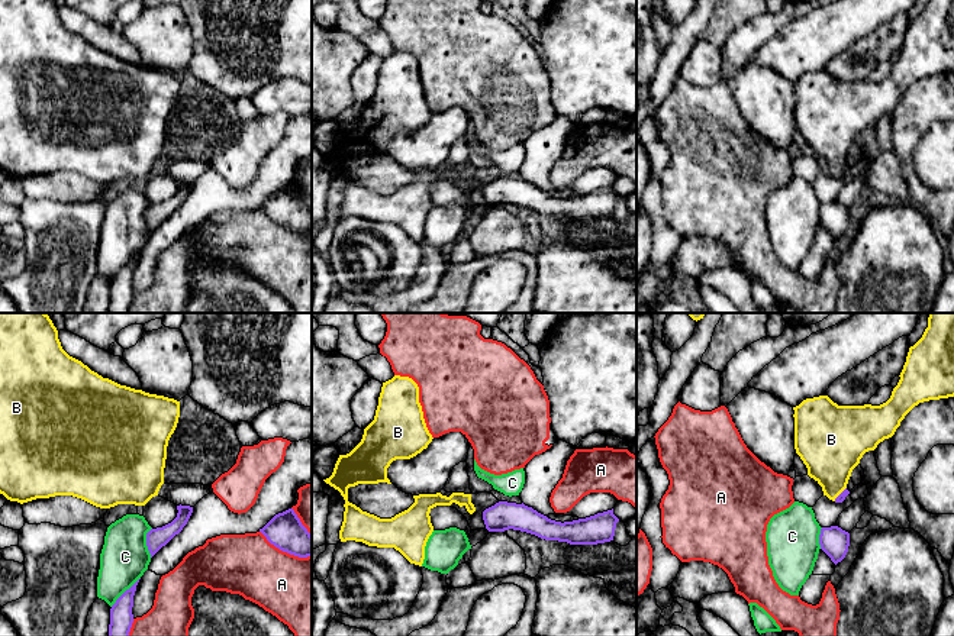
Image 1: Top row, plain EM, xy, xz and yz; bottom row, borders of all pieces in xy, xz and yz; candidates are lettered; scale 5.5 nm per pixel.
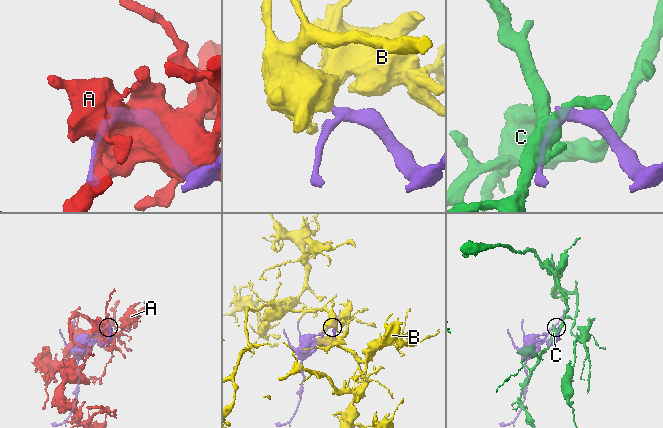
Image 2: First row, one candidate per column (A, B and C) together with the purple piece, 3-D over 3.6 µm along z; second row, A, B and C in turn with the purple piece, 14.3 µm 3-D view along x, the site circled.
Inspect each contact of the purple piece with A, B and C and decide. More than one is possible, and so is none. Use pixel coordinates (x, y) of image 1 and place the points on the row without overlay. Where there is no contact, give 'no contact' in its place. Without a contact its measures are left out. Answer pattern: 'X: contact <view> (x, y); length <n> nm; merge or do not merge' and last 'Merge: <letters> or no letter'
A: contact xy (284, 226); length 320 nm; do not merge
B: contact yz (840, 170); length 100 nm; merge
C: contact xy (125, 267); length 240 nm; do not merge
Merge: B

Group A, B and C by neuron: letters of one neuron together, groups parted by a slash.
A / B / C

